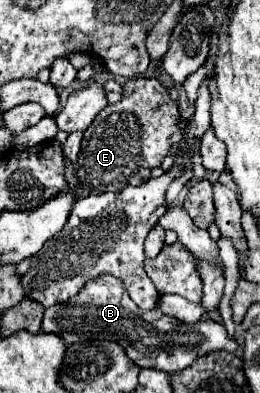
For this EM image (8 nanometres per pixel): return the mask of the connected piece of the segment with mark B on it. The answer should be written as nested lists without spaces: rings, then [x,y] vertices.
[[[101,275],[99,279],[87,283],[85,291],[75,299],[47,307],[41,329],[59,335],[69,345],[87,339],[115,341],[125,347],[127,355],[139,363],[139,367],[155,367],[165,373],[179,373],[203,355],[215,351],[237,353],[241,347],[237,339],[231,337],[217,321],[201,319],[197,323],[185,323],[161,313],[159,307],[151,311],[139,311],[139,307],[127,295],[123,283],[111,275]]]

